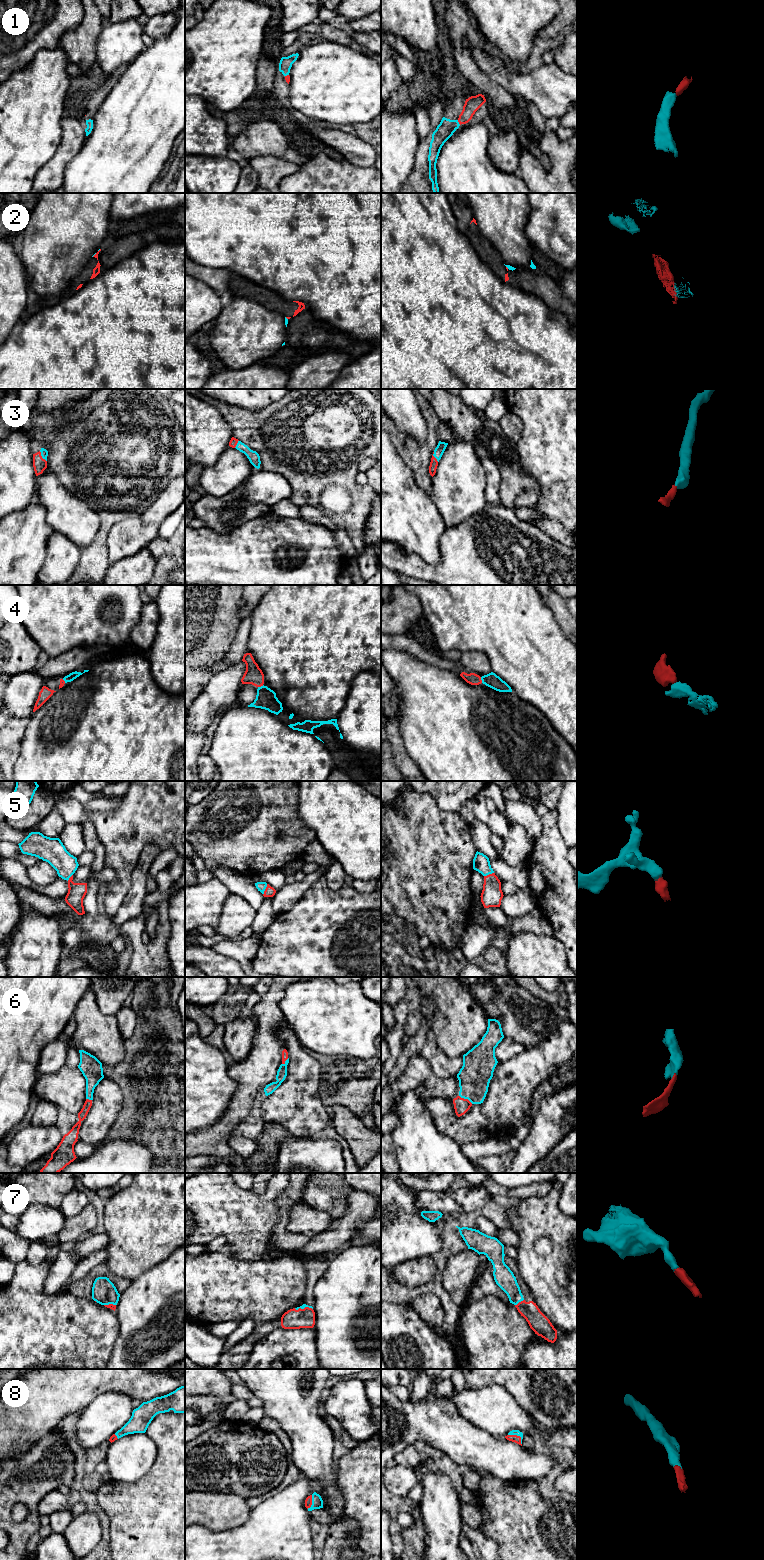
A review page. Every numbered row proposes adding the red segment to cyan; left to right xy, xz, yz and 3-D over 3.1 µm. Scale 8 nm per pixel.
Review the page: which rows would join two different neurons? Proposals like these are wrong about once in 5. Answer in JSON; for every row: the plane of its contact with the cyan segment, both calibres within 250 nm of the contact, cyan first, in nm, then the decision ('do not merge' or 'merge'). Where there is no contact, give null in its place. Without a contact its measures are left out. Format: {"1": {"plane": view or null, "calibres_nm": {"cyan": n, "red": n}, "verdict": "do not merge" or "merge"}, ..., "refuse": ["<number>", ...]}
{"1": {"plane": "yz", "calibres_nm": {"cyan": 140, "red": 120}, "verdict": "merge"}, "2": {"plane": "xy", "calibres_nm": {"cyan": 20, "red": 30}, "verdict": "do not merge"}, "3": {"plane": "xy", "calibres_nm": {"cyan": 60, "red": 110}, "verdict": "merge"}, "4": {"plane": "yz", "calibres_nm": {"cyan": 120, "red": 90}, "verdict": "merge"}, "5": {"plane": "xz", "calibres_nm": {"cyan": 80, "red": 80}, "verdict": "merge"}, "6": {"plane": "yz", "calibres_nm": {"cyan": 260, "red": 120}, "verdict": "merge"}, "7": {"plane": "yz", "calibres_nm": {"cyan": 160, "red": 160}, "verdict": "merge"}, "8": {"plane": "yz", "calibres_nm": {"cyan": 50, "red": 60}, "verdict": "merge"}, "refuse": ["2"]}

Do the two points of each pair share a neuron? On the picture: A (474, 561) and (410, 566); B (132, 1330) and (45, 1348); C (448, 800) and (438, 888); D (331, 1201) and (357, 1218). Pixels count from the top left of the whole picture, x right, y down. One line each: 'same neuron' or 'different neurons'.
A: same neuron
B: different neurons
C: different neurons
D: different neurons

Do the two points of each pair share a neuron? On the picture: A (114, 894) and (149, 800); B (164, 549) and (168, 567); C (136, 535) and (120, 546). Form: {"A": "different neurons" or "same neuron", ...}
{"A": "same neuron", "B": "same neuron", "C": "same neuron"}

